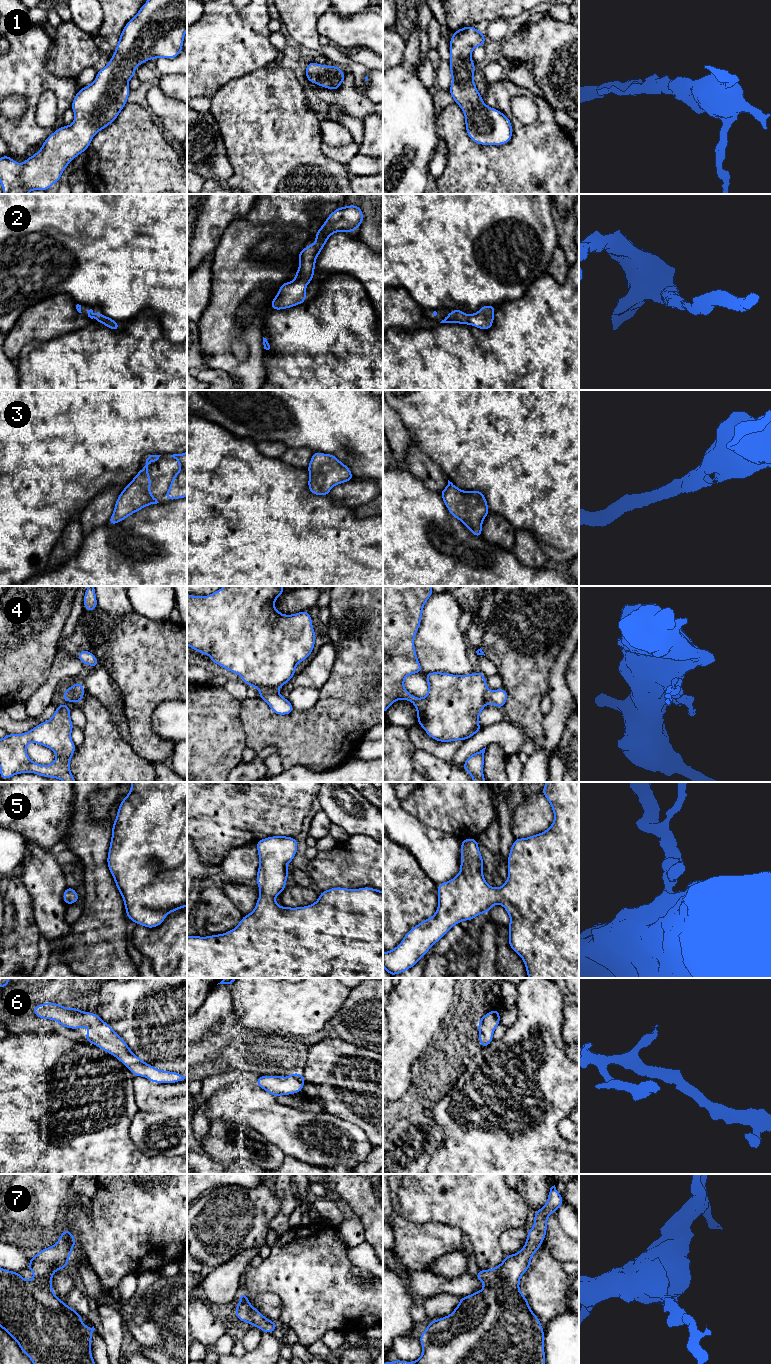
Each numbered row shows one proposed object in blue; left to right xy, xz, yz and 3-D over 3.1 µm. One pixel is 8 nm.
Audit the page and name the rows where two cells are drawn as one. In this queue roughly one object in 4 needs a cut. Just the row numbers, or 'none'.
4

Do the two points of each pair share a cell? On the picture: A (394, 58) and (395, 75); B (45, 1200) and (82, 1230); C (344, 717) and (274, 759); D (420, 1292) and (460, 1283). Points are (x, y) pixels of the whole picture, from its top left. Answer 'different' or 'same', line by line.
A: different
B: different
C: different
D: same

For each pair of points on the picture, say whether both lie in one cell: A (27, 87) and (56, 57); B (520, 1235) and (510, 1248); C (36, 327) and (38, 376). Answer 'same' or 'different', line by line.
A: different
B: same
C: different

